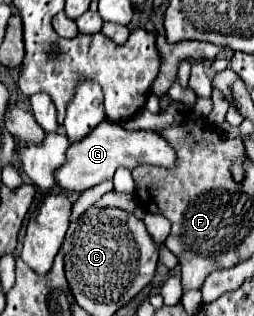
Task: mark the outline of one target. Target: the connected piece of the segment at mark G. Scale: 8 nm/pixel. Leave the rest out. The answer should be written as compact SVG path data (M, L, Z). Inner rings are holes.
M100 122L90 134L86 134L78 142L70 142L66 162L54 172L56 186L60 186L64 192L86 192L100 184L102 180L108 180L114 176L116 168L136 168L138 164L156 164L156 166L174 166L176 164L176 152L164 138L160 138L156 132L150 130L136 130L128 132L120 124L108 124Z

